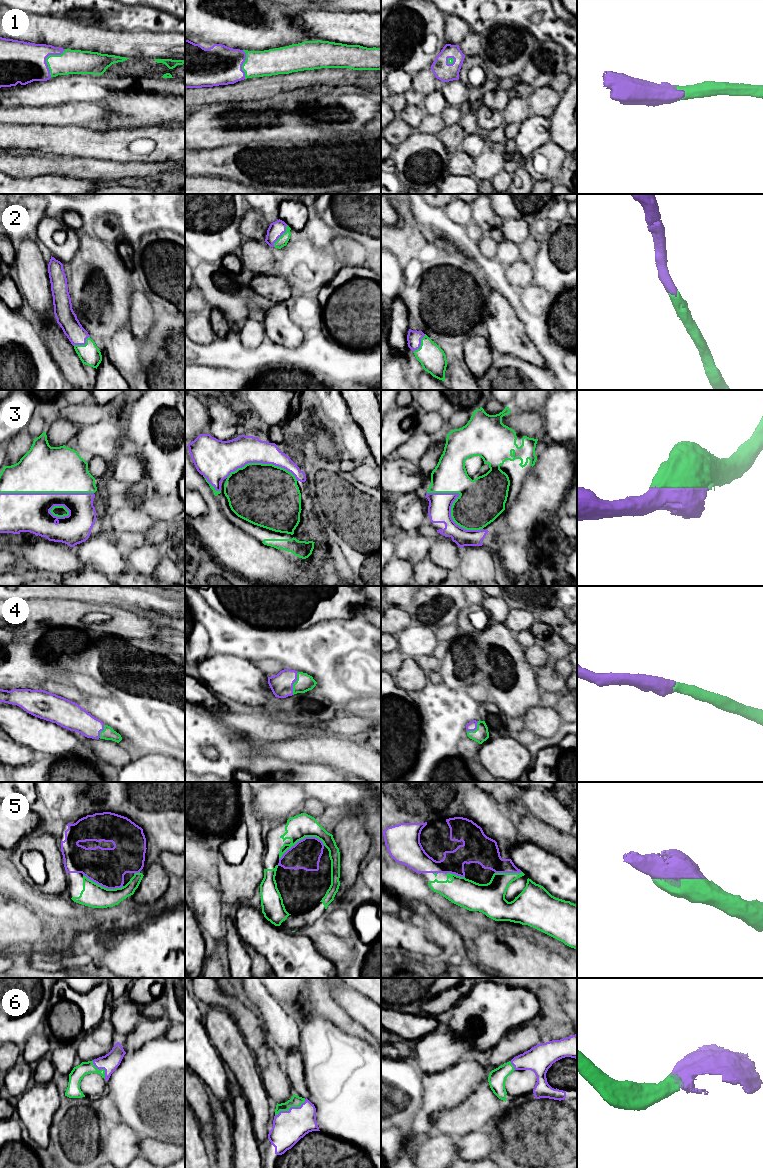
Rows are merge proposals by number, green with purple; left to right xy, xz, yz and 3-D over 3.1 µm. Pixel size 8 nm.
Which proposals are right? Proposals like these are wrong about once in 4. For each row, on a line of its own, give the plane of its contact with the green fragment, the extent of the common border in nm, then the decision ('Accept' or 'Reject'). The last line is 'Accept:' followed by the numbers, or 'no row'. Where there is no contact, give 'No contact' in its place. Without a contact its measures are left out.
1: Touches green in xy. Shared border 260 nm. Accept
2: Touches green in xz. Shared border 200 nm. Accept
3: Touches green in xy. Shared border 750 nm. Accept
4: Touches green in xz. Shared border 190 nm. Accept
5: Touches green in xz. Shared border 380 nm. Accept
6: Touches green in xz. Shared border 280 nm. Accept
Accept: 1, 2, 3, 4, 5, 6

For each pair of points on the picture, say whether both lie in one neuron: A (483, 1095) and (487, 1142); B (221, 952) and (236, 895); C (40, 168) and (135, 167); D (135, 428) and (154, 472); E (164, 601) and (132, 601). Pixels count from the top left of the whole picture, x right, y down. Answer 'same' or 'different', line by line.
A: different
B: different
C: same
D: same
E: same

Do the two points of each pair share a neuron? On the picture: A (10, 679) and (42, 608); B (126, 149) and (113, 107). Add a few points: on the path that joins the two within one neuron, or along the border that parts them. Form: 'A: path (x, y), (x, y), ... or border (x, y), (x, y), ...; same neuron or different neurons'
A: border (32, 630), (21, 635); different neurons
B: border (143, 126), (102, 130); different neurons

